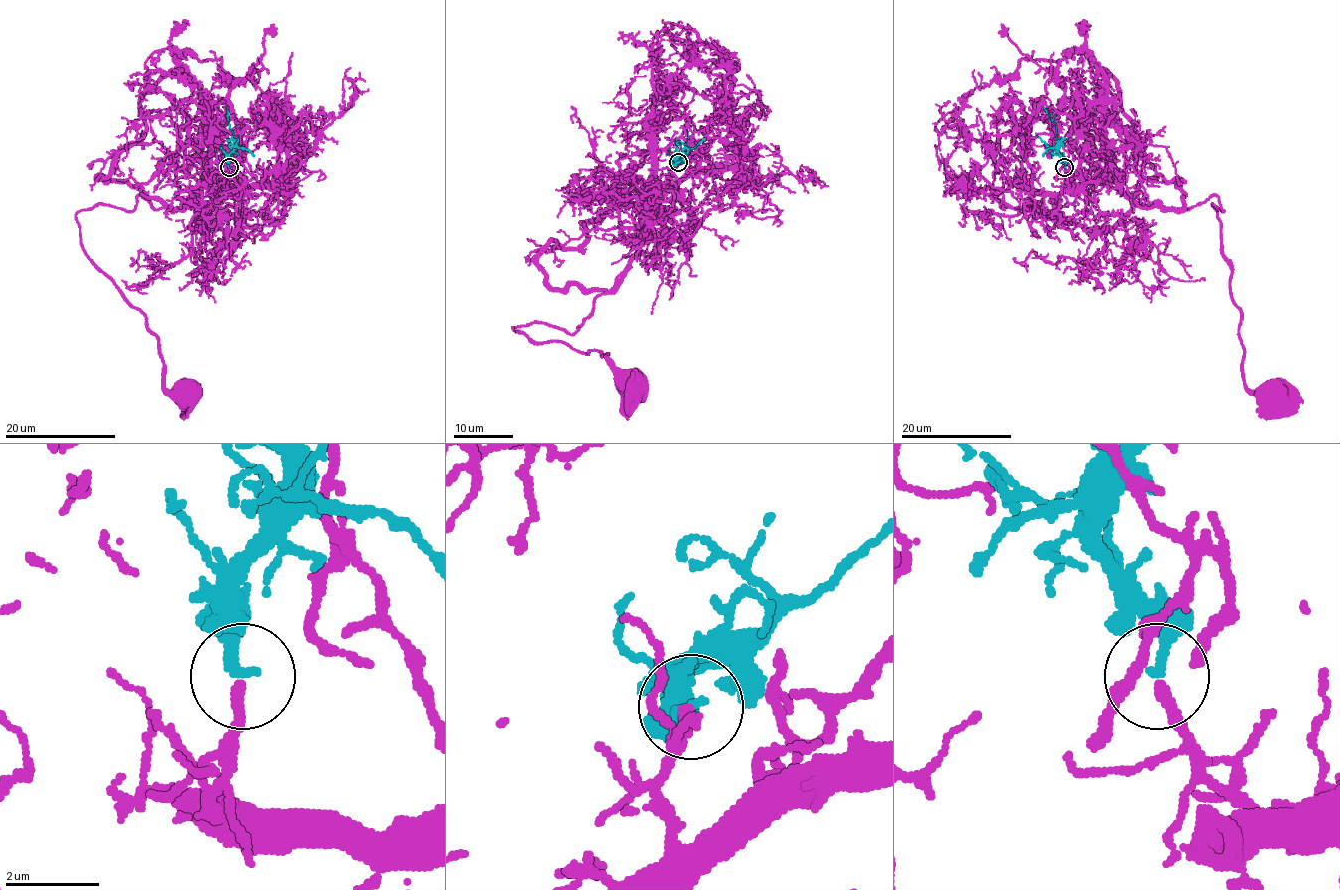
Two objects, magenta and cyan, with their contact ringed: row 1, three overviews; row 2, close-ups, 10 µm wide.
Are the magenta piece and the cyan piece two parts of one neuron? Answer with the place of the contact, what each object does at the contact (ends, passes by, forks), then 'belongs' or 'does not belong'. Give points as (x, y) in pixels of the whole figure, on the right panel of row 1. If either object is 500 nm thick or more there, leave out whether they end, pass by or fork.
at (1064, 167); magenta ends there; cyan ends there; belongs

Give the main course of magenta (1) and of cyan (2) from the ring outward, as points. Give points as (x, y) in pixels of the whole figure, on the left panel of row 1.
1: (229, 168), (191, 206), (140, 195), (133, 210), (76, 214), (84, 254), (142, 313), (163, 384), (185, 398)
2: (229, 167), (232, 130), (227, 106)

